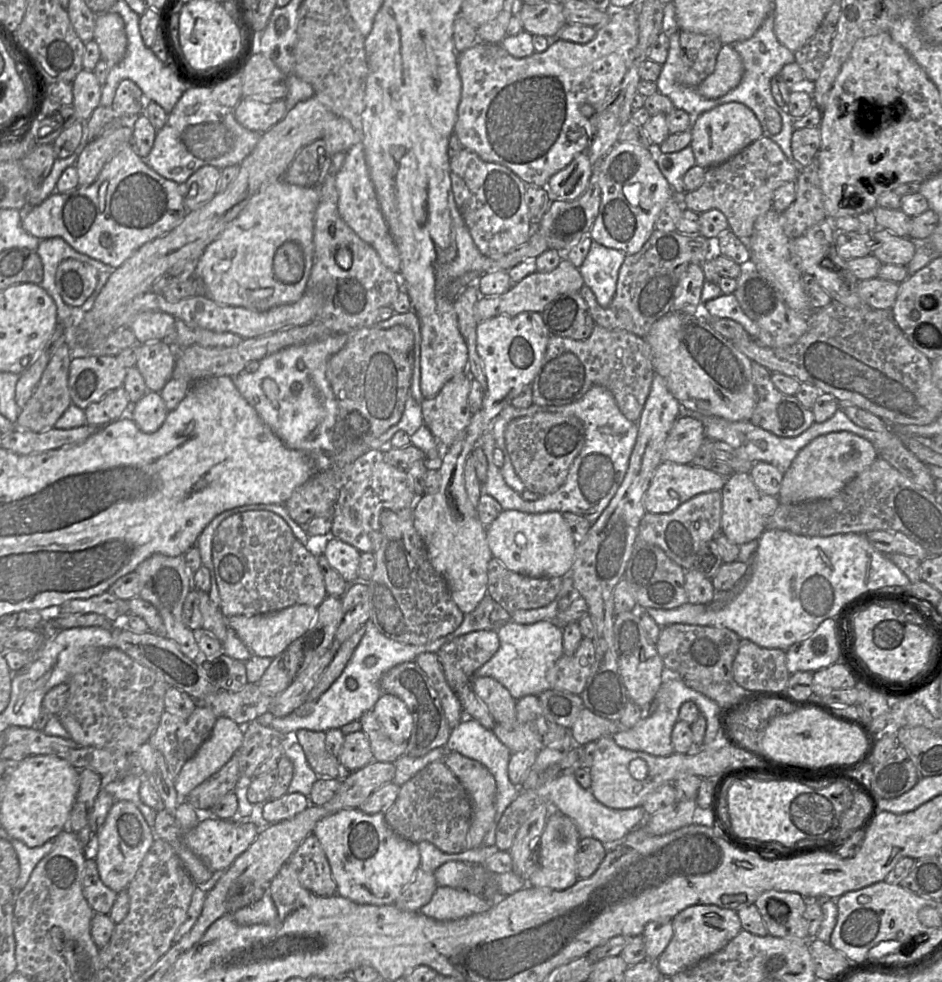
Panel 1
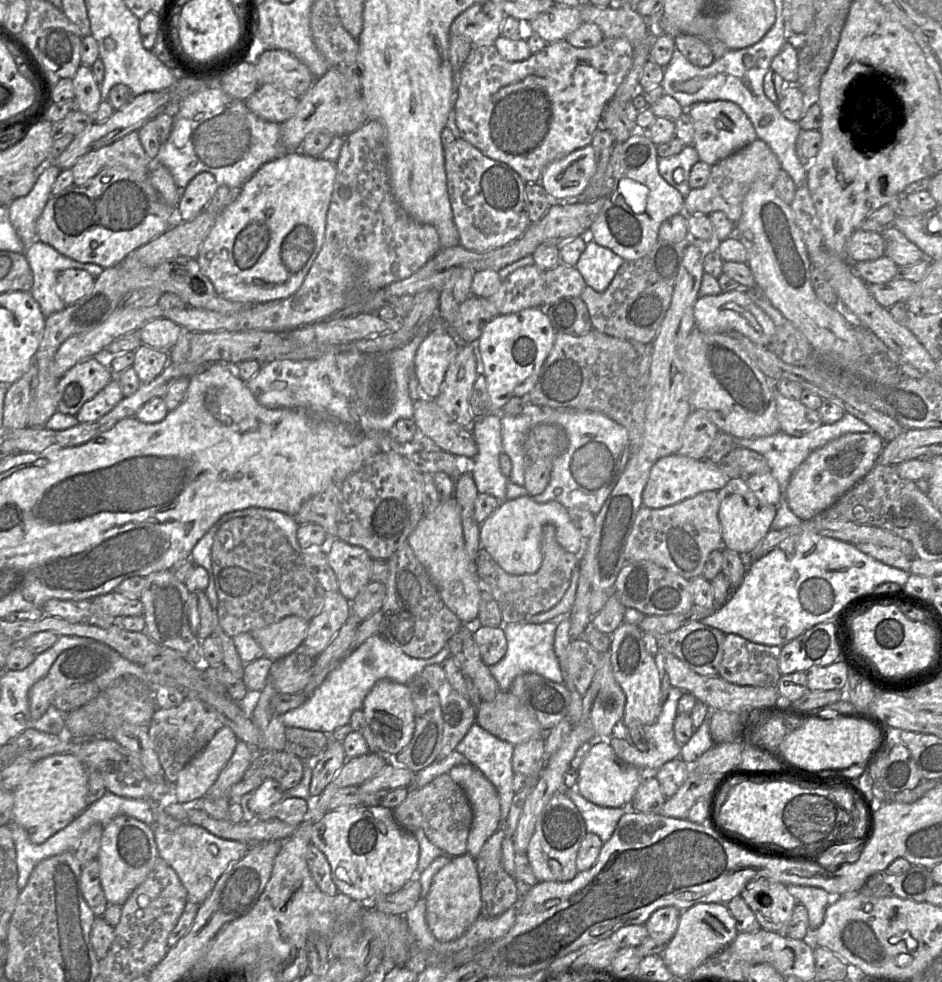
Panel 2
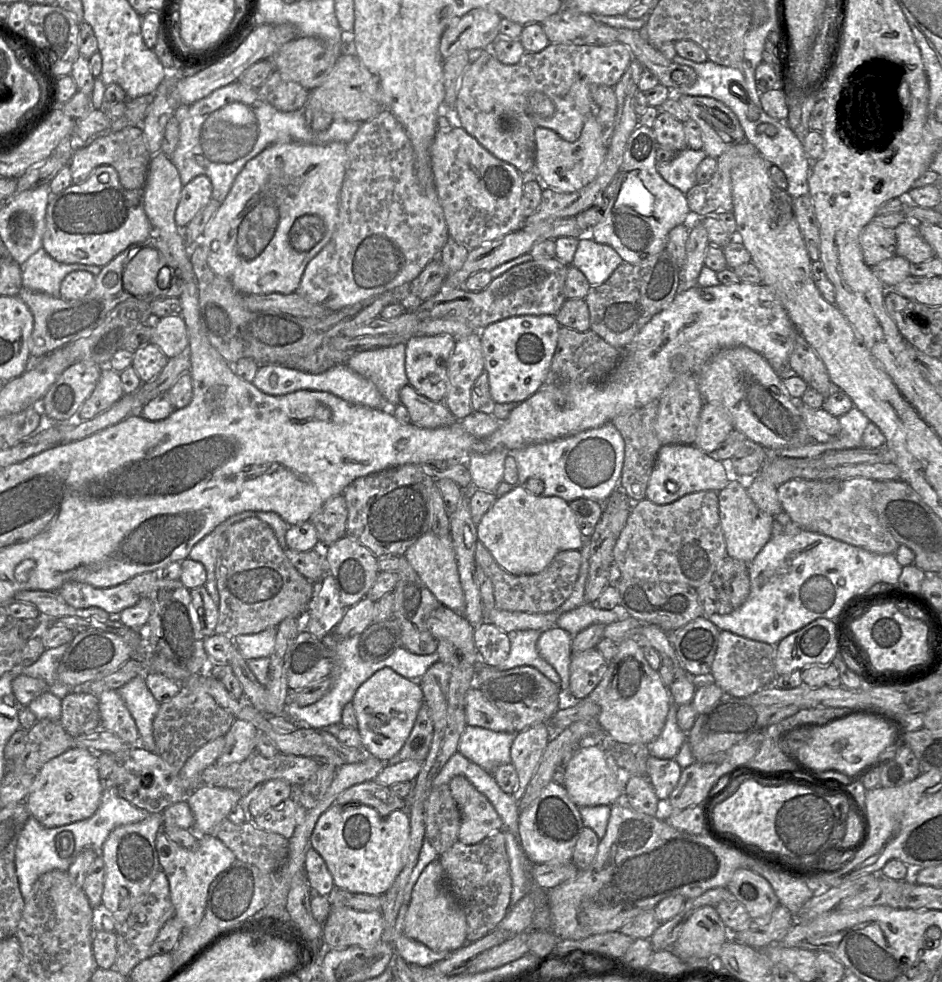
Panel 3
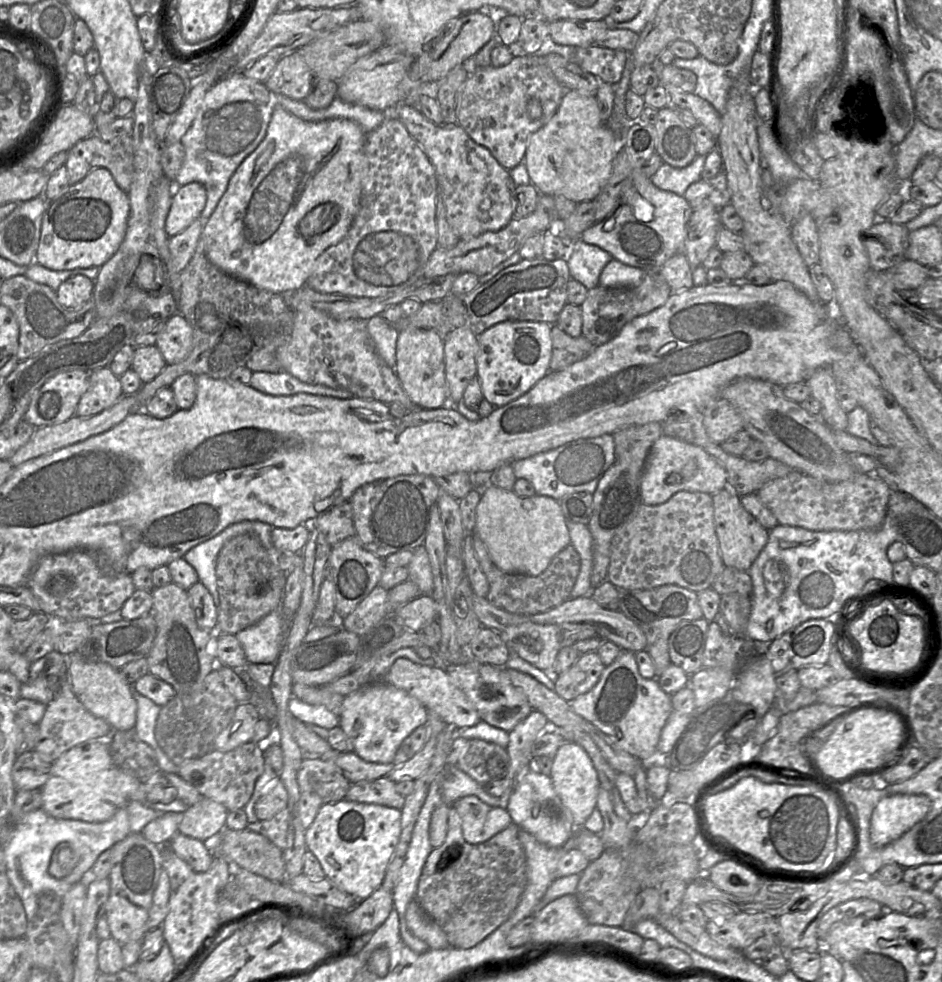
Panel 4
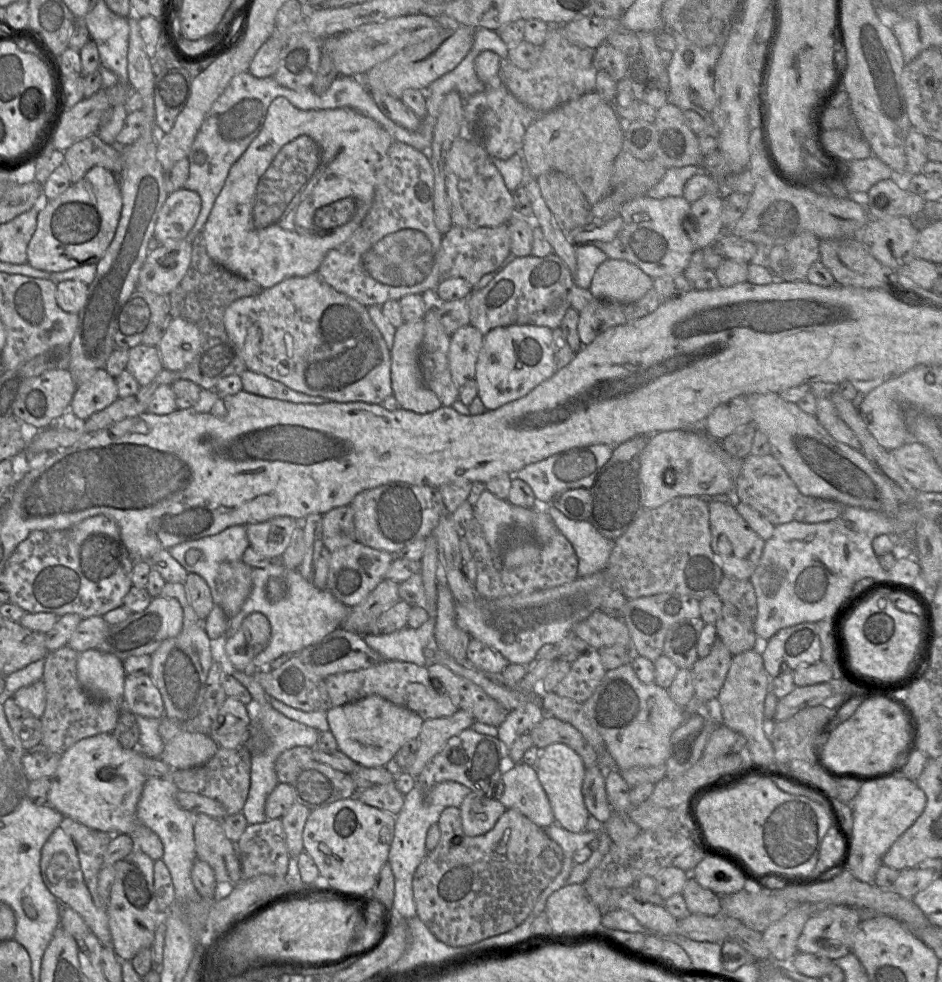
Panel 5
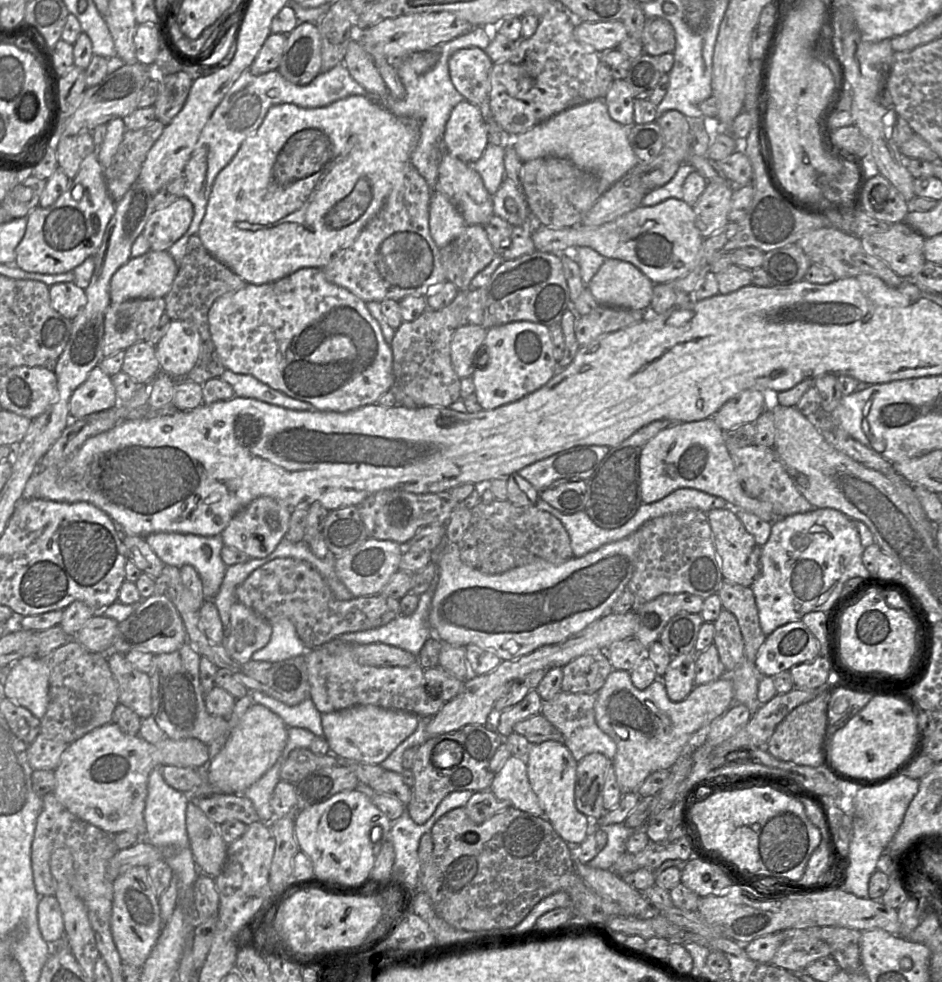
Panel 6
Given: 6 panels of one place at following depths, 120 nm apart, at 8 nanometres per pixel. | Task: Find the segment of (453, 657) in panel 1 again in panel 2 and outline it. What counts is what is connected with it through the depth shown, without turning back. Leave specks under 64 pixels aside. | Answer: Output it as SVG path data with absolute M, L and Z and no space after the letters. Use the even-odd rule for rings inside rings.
M473 625L472 637L482 661L487 666L498 663L507 651L507 641L502 627Z

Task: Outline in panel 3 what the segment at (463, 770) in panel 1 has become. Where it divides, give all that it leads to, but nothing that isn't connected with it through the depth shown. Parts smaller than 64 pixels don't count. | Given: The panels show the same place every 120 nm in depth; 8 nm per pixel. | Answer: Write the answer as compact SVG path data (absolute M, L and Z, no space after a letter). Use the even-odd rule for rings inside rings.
M455 776L450 781L449 788L461 813L459 841L466 845L475 845L496 831L504 830L502 819L491 802L467 778L464 776Z

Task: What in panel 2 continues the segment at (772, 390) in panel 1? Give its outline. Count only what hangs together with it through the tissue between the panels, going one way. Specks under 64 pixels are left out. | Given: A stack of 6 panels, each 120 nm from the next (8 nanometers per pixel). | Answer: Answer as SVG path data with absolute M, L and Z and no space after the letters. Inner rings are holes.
M768 378L768 383L774 392L781 432L802 437L823 424L818 410L806 407L800 400L783 396L776 388L776 381Z

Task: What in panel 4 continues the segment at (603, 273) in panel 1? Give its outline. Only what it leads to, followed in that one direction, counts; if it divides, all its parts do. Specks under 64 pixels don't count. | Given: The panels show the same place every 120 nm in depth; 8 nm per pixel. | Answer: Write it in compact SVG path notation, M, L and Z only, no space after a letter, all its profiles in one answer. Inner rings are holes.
M580 239L567 241L569 253L566 257L570 278L578 281L588 290L599 286L603 268L614 259L608 252Z

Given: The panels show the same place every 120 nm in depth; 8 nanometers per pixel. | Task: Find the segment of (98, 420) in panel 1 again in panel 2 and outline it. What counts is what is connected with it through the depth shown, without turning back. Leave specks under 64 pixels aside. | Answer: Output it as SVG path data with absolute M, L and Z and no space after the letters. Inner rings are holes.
M117 375L92 399L88 400L76 414L79 423L94 422L112 410L124 395Z

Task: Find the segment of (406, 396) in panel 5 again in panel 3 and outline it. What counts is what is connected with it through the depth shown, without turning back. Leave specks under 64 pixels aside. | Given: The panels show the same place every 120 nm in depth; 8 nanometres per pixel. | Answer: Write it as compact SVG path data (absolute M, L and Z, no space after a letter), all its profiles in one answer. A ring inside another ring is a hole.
M449 335L412 337L405 344L408 385L433 402L443 402L447 391L447 363L455 347Z

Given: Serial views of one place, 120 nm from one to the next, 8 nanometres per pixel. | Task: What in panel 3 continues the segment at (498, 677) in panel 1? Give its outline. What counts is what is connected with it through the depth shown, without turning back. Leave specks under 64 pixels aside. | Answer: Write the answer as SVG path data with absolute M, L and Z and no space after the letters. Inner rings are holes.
M519 630L508 633L510 653L507 659L496 669L509 670L519 666L530 666L537 669L549 680L560 685L560 678L555 669L540 656L537 641L545 630Z

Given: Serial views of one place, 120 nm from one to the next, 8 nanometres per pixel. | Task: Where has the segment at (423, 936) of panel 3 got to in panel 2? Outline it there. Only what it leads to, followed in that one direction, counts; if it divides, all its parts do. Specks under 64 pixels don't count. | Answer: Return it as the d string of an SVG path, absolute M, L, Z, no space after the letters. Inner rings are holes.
M468 854L453 857L433 877L426 896L426 923L440 942L460 937L480 916L481 893L475 858Z

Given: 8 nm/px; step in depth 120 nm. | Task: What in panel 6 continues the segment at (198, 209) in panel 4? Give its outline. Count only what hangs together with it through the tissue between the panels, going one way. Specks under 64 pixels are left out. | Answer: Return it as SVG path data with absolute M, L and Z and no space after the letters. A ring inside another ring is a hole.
M185 196L165 208L154 210L142 232L150 243L150 250L167 251L185 234L193 213L193 205Z

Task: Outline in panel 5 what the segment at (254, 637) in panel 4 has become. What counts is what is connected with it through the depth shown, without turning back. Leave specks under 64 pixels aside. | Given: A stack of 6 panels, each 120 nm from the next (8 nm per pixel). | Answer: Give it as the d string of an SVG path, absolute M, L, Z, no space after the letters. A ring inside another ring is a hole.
M281 558L272 561L265 568L253 568L252 581L252 591L240 612L229 618L228 635L236 632L244 618L251 613L262 613L269 620L270 641L266 648L252 660L252 664L257 668L282 655L297 655L305 647L321 641L340 628L351 611L351 607L337 600L327 588L319 589L312 581L303 578L298 570L287 569L281 562ZM273 577L282 580L287 588L286 595L279 601L269 601L266 596L267 582Z

